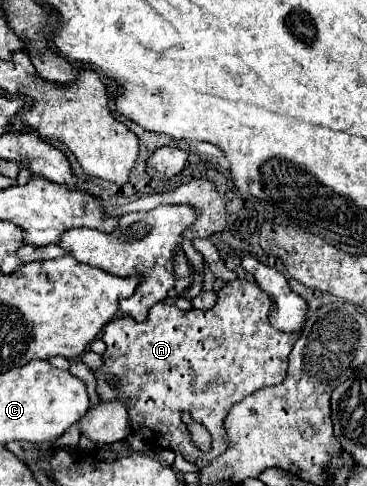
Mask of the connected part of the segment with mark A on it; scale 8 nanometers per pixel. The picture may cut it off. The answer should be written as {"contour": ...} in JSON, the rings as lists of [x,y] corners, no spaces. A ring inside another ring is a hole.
{"contour":[[[237,278],[237,280],[233,280],[233,282],[227,282],[227,284],[217,292],[217,302],[215,302],[215,306],[213,306],[211,310],[195,310],[195,308],[193,308],[193,310],[189,310],[189,312],[181,312],[177,306],[171,306],[171,304],[167,304],[167,302],[161,302],[161,304],[153,306],[153,310],[149,310],[149,316],[147,316],[145,322],[137,322],[137,320],[127,318],[127,316],[115,316],[115,318],[105,326],[105,330],[103,330],[103,342],[107,344],[107,350],[105,350],[105,354],[103,354],[103,366],[101,366],[101,370],[95,372],[99,398],[101,398],[101,400],[113,400],[113,398],[117,398],[117,400],[125,402],[125,404],[127,404],[127,410],[129,410],[129,424],[131,424],[133,432],[137,432],[137,434],[141,434],[141,436],[145,438],[145,442],[149,442],[149,444],[153,444],[153,446],[171,448],[171,450],[175,450],[175,452],[181,452],[183,458],[189,460],[189,462],[193,462],[193,460],[197,460],[197,458],[203,458],[203,460],[213,460],[213,458],[217,458],[217,456],[219,456],[221,452],[225,452],[225,450],[229,448],[229,444],[231,444],[231,440],[229,440],[229,436],[227,436],[227,432],[225,432],[225,424],[223,424],[223,422],[225,422],[225,416],[227,416],[227,412],[229,412],[229,408],[231,408],[233,404],[241,402],[245,396],[253,394],[255,390],[259,390],[259,388],[263,388],[263,386],[275,386],[275,384],[281,384],[281,382],[285,380],[287,356],[289,356],[293,344],[297,342],[299,332],[281,332],[281,330],[273,328],[273,326],[269,324],[269,318],[267,318],[269,310],[271,310],[271,298],[269,298],[269,294],[267,294],[265,290],[261,290],[261,286],[259,286],[257,282],[249,282],[249,280]],[[183,414],[189,414],[191,420],[203,424],[203,426],[209,430],[209,434],[211,434],[211,438],[213,438],[213,448],[211,448],[209,452],[199,450],[197,444],[191,440],[191,434],[189,434],[189,430],[187,430],[187,424],[185,424],[183,418],[181,418]]]}

